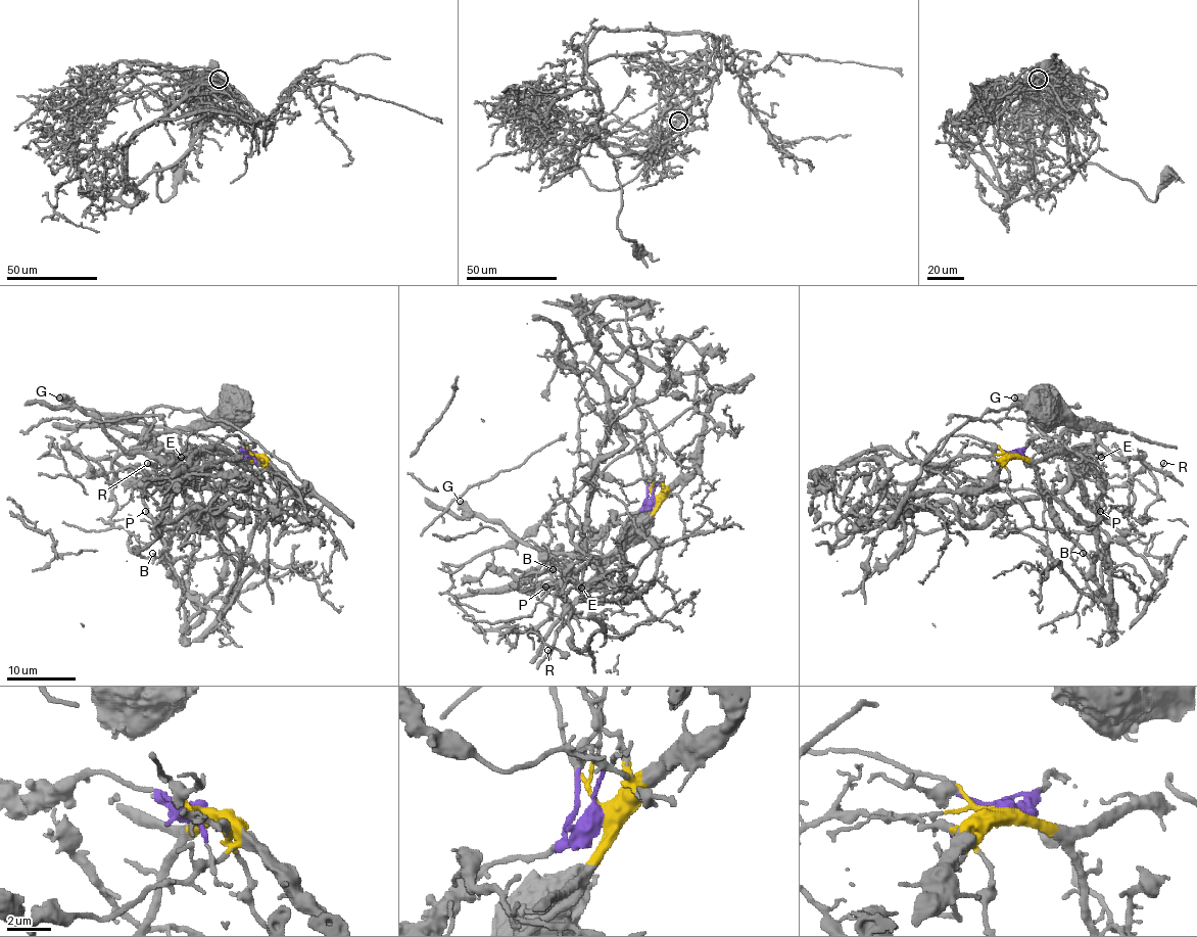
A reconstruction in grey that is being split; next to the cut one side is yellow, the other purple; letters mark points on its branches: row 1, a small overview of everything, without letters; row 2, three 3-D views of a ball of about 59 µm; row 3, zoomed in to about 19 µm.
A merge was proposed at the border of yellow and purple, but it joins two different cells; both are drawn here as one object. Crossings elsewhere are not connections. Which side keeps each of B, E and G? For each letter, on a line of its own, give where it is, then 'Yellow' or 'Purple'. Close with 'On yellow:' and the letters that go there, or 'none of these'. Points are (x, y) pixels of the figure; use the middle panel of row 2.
B: Place: (553, 569). Yellow
E: Place: (581, 588). Yellow
G: Place: (460, 501). Purple
On yellow: B, E

